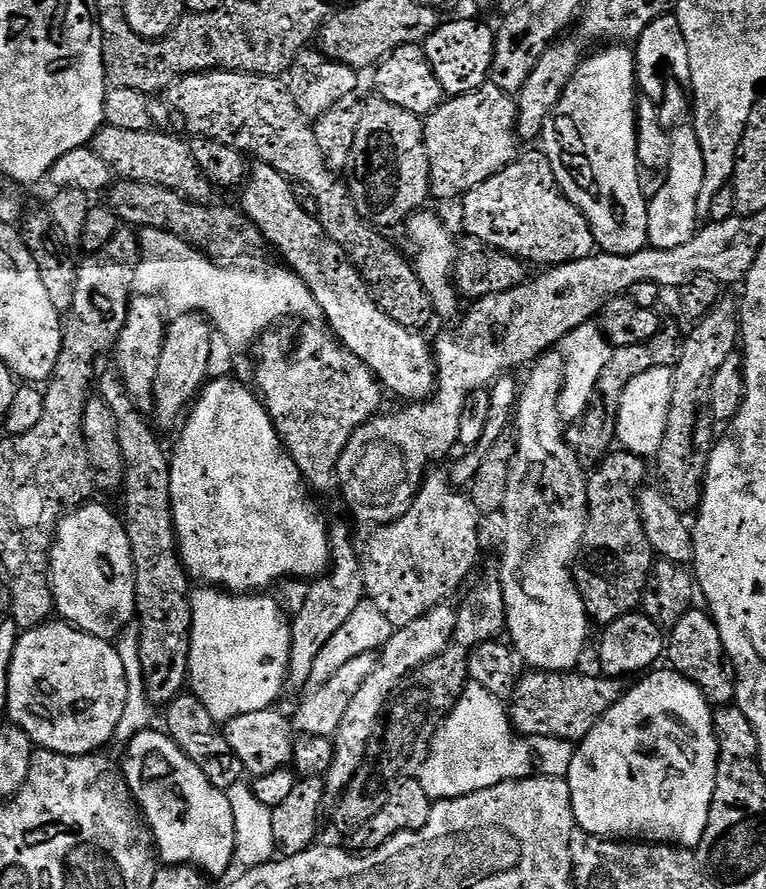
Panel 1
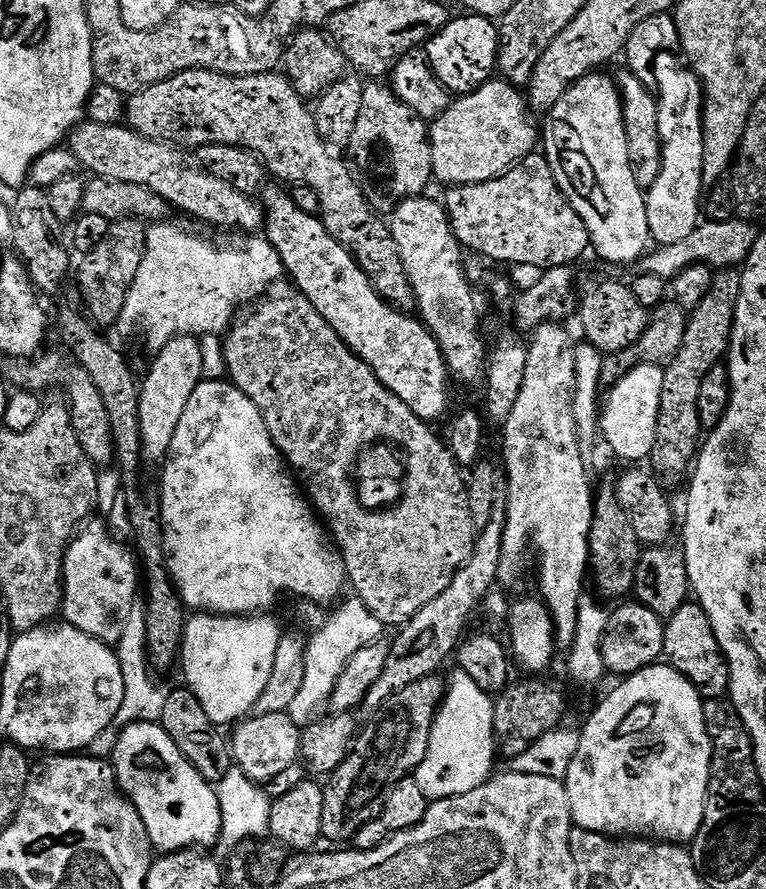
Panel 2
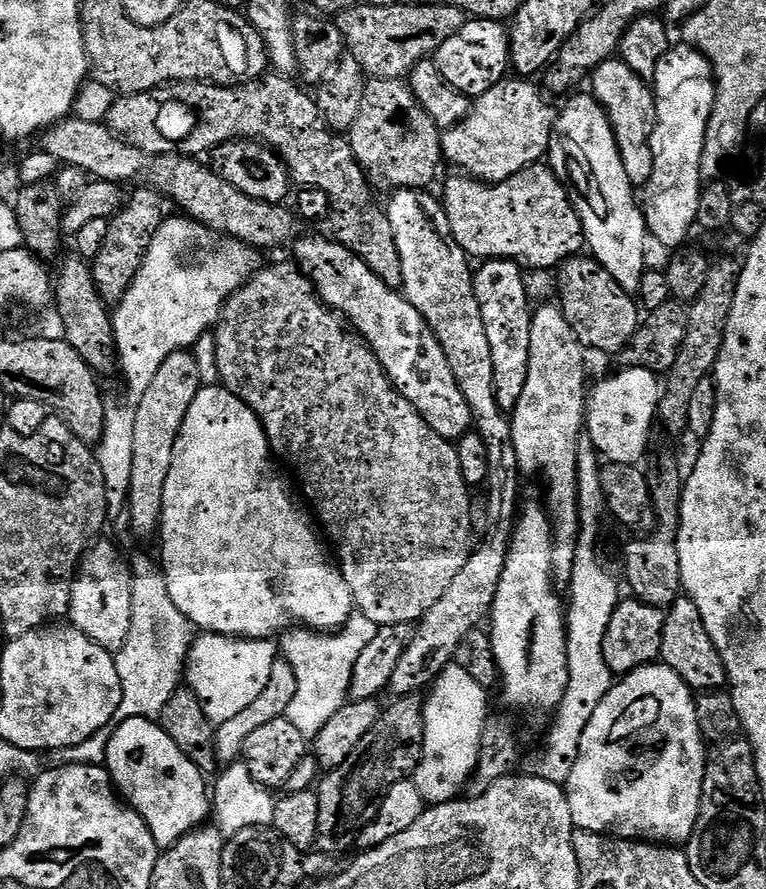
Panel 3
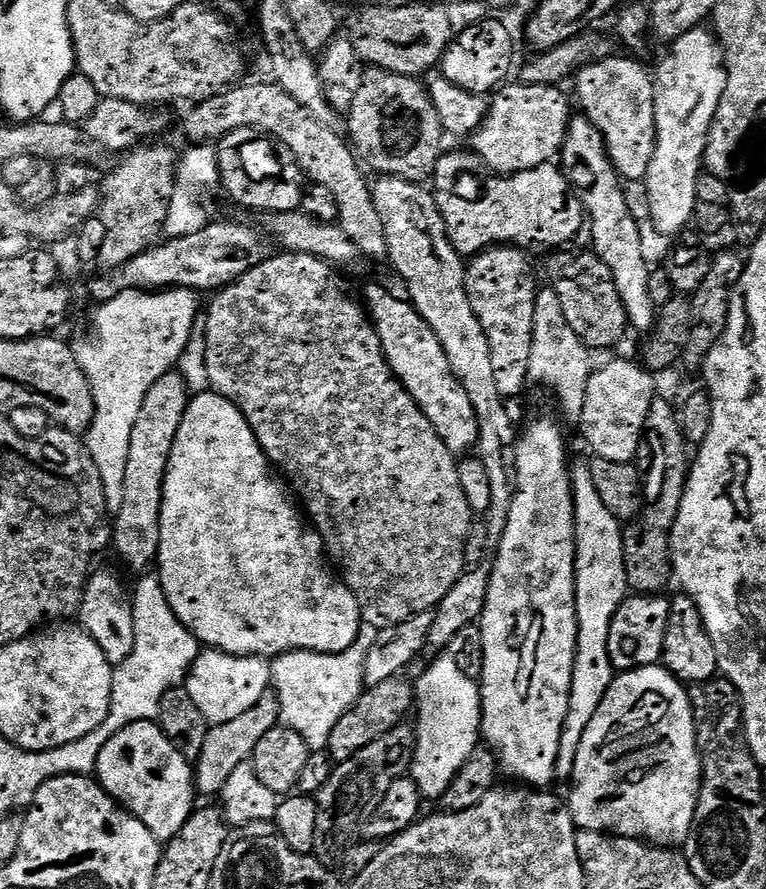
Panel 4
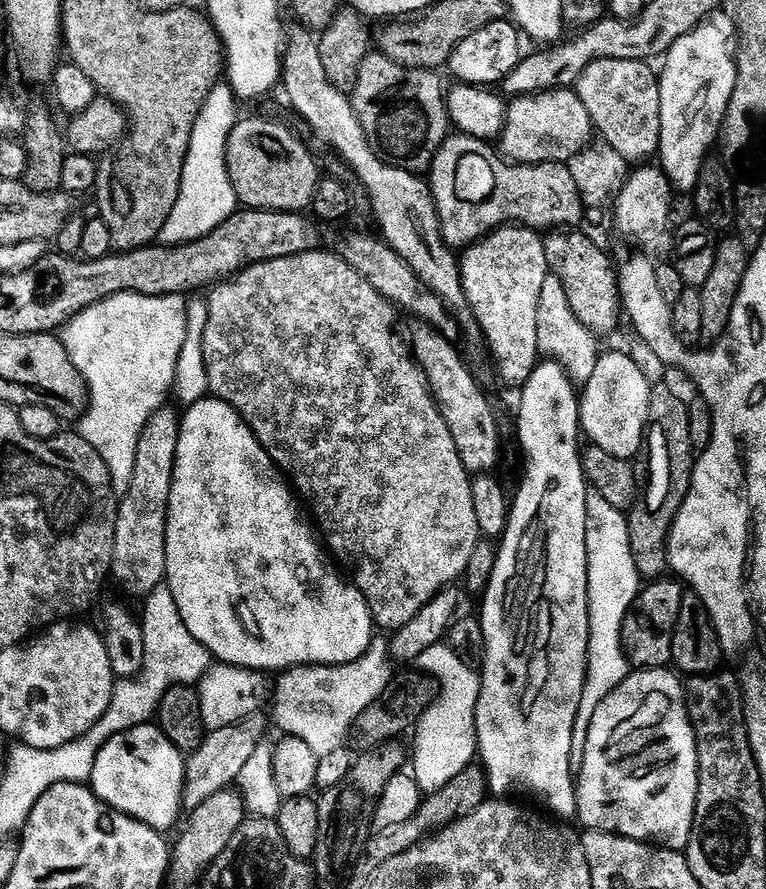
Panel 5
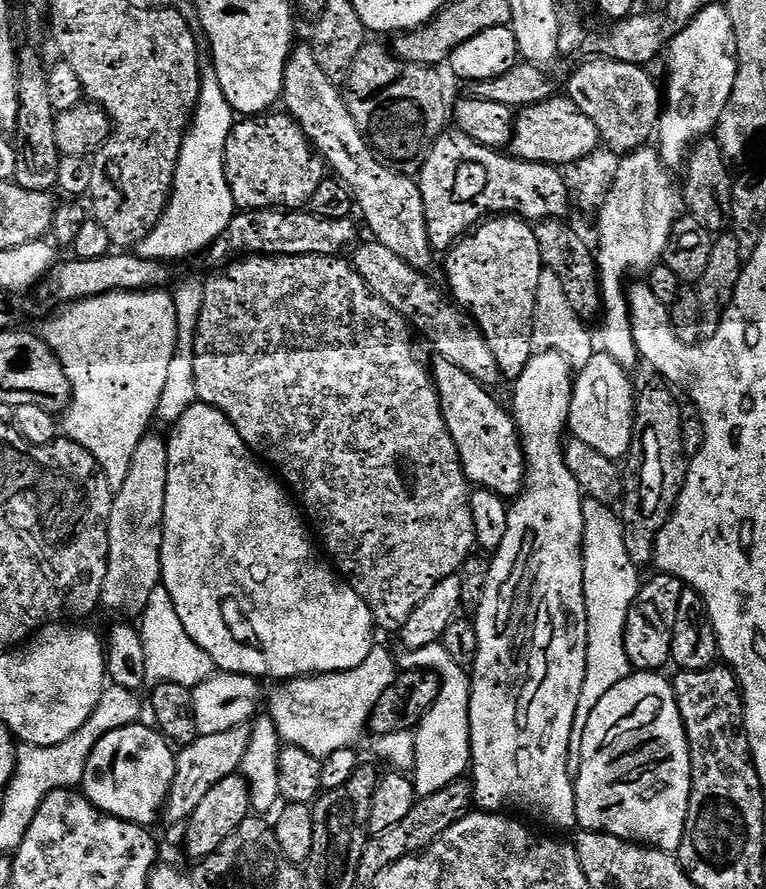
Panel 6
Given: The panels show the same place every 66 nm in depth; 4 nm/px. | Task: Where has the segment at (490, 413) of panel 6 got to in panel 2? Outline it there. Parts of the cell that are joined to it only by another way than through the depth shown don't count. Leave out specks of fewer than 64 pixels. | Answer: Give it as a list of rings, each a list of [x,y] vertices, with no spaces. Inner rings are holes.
[[[280,188],[263,189],[264,228],[282,258],[285,273],[296,283],[293,285],[326,318],[345,346],[374,370],[382,386],[402,398],[418,419],[425,422],[442,419],[452,400],[448,393],[450,373],[444,351],[431,332],[415,315],[399,312],[386,303],[374,290],[370,278],[366,278],[362,266],[332,237],[320,217],[298,210],[291,195]]]

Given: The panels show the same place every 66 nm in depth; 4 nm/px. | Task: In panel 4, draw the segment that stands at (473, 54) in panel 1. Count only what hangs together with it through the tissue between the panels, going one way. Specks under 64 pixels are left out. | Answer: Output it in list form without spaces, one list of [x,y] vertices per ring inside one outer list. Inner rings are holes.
[[[495,18],[478,22],[478,26],[470,26],[466,34],[458,34],[456,41],[448,47],[438,68],[446,78],[450,78],[450,82],[454,82],[454,86],[462,86],[462,90],[495,93],[509,79],[508,71],[512,68],[511,30]]]

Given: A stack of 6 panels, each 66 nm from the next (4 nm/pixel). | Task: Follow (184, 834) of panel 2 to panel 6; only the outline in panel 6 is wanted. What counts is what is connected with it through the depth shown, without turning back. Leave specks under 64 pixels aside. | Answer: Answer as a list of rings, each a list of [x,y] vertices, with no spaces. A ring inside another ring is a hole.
[[[143,722],[127,724],[114,730],[94,746],[82,785],[87,796],[100,812],[109,812],[130,824],[152,826],[156,815],[167,805],[176,773],[177,753],[155,727],[147,728]]]

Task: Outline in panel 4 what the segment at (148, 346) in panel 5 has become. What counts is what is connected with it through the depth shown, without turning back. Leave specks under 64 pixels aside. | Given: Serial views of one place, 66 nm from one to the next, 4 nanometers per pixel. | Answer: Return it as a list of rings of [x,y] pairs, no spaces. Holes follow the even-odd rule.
[[[191,288],[123,292],[118,294],[118,298],[105,300],[97,307],[100,309],[92,320],[92,333],[75,341],[76,361],[90,382],[96,403],[96,414],[86,433],[86,443],[88,453],[102,474],[102,490],[106,490],[109,513],[122,510],[126,494],[126,458],[130,458],[130,434],[134,431],[138,410],[142,410],[142,402],[146,402],[150,386],[154,386],[162,374],[173,371],[179,365],[180,355],[186,350],[186,342],[192,337],[192,328],[201,315],[202,304],[200,308],[196,296]]]

